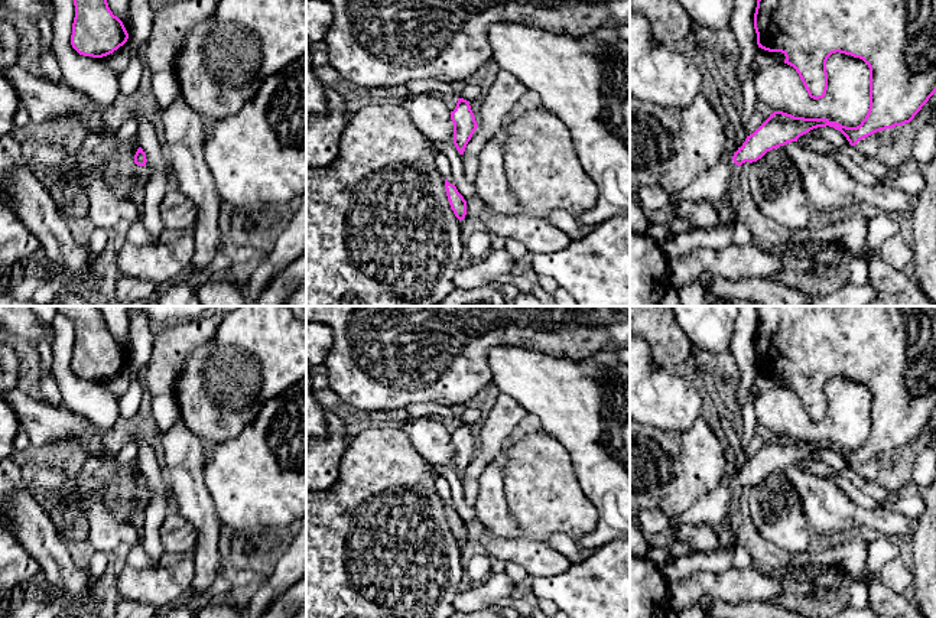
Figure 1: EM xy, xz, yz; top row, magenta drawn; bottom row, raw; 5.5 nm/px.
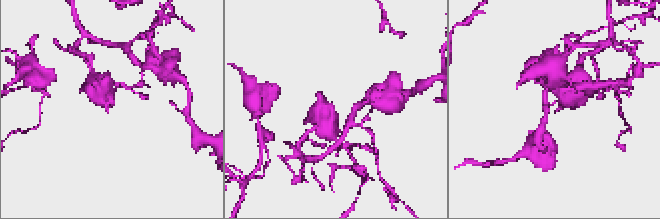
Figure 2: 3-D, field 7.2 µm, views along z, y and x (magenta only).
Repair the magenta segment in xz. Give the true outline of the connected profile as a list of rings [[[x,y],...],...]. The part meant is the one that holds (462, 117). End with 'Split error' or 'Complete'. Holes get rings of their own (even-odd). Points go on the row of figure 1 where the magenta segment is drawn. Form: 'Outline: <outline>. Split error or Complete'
Outline: [[[458,98],[455,110],[451,111],[451,120],[454,123],[454,144],[459,154],[464,154],[468,142],[478,127],[469,101]]]. Complete

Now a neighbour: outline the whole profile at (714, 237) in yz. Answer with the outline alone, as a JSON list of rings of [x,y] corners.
[[[734,225],[695,228],[690,232],[662,241],[660,248],[669,260],[695,248],[721,250],[732,243],[732,231]]]

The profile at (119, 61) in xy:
[[[127,42],[113,53],[100,58],[117,77],[120,77],[130,65],[130,49]]]

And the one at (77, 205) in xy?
[[[81,189],[78,193],[62,195],[56,198],[58,212],[62,218],[82,218],[90,217],[91,212],[91,195]]]

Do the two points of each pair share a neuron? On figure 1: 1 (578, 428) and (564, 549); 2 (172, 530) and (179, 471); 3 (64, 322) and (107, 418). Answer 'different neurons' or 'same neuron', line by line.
1: different neurons
2: different neurons
3: same neuron

